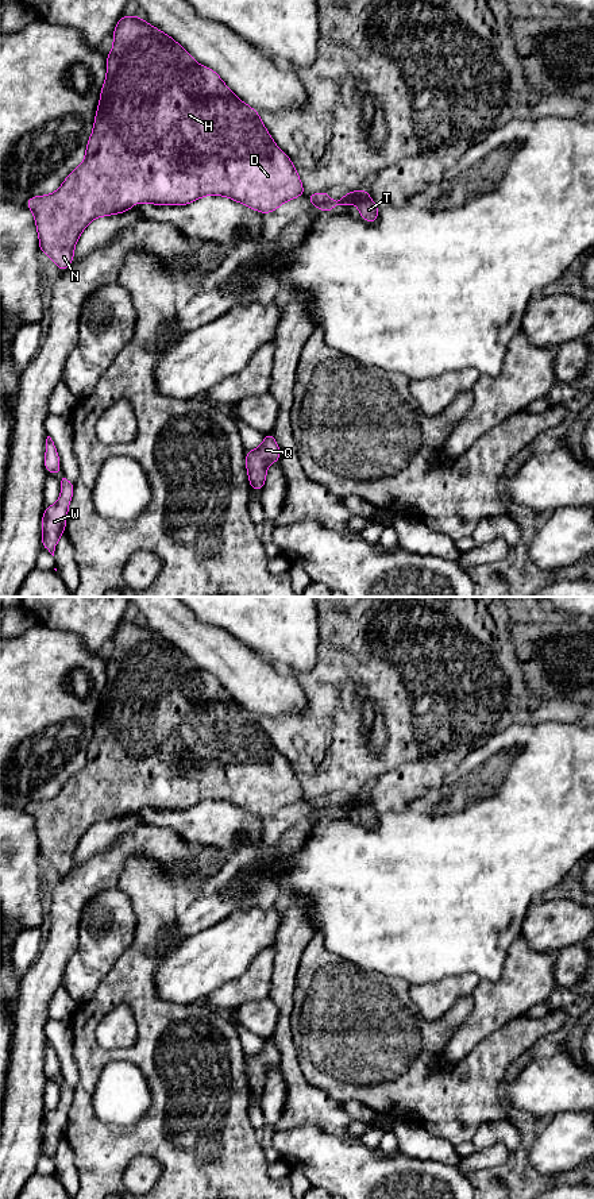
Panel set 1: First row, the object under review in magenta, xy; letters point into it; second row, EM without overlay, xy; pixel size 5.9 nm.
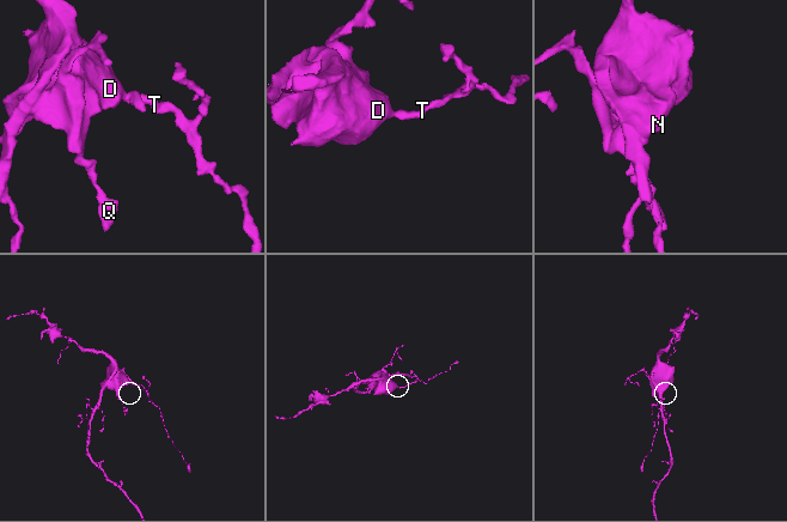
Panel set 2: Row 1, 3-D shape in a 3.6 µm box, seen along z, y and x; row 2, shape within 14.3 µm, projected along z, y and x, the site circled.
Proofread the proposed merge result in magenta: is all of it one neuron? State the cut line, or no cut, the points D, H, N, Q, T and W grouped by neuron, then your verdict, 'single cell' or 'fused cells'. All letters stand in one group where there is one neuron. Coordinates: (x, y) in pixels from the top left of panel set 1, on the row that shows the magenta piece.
cut none; groups D H N Q T W; single cell

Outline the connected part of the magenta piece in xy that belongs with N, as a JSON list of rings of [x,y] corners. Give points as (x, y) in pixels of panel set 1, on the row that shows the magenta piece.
[[[123,15],[113,30],[107,78],[84,162],[57,192],[26,201],[35,216],[39,250],[62,271],[72,265],[76,243],[93,219],[127,212],[135,203],[186,205],[207,194],[225,196],[261,213],[270,213],[302,196],[304,186],[292,159],[274,143],[258,111],[239,100],[215,70],[198,65],[173,38],[142,20],[140,15]]]

